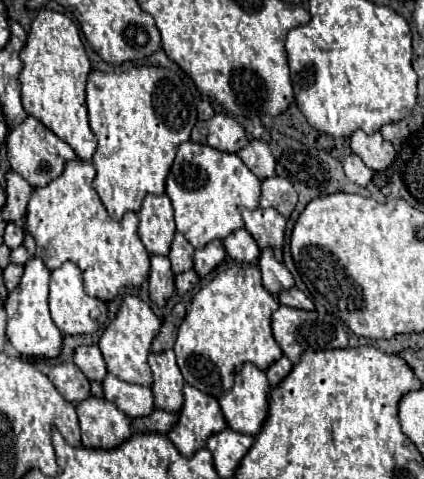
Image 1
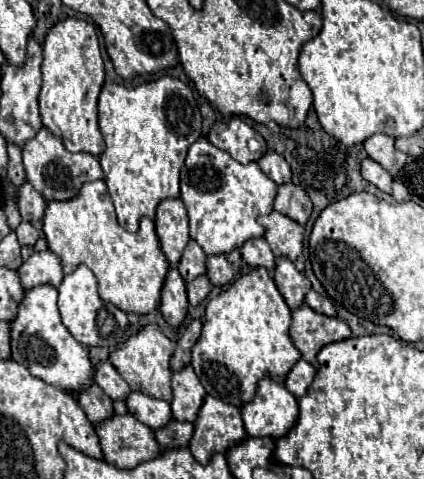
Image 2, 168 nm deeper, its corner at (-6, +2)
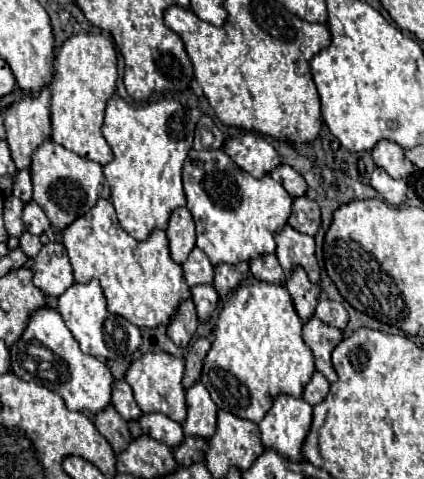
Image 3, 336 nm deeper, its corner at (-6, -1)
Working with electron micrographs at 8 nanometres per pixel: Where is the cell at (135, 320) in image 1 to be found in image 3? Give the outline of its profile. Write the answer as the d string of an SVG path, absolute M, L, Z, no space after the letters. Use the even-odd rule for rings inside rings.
M158 351L158 353L144 353L140 359L136 359L128 367L124 379L130 383L134 399L144 413L164 413L180 423L184 421L186 413L182 375L184 375L184 361L166 351Z

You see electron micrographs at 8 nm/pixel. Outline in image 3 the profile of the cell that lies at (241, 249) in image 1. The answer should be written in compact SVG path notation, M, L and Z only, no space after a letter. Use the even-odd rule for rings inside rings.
M264 253L264 255L254 257L250 261L250 273L256 279L268 281L268 283L284 283L286 281L286 275L274 253Z

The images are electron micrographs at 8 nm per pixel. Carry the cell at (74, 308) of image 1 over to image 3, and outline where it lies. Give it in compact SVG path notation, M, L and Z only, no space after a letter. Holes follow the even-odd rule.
M92 279L84 285L74 283L72 287L68 287L58 297L56 309L60 311L64 323L70 329L70 333L74 335L74 339L80 343L80 349L88 355L94 355L100 359L128 359L128 357L132 357L132 353L138 349L138 345L142 341L140 329L136 325L132 325L130 321L126 321L120 315L112 315L106 309L106 299L104 299L104 293L96 279ZM126 341L128 341L128 351L126 351Z

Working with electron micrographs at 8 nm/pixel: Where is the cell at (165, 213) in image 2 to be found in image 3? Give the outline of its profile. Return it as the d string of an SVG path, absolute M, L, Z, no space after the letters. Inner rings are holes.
M178 207L172 211L168 227L166 227L168 243L170 243L170 255L176 263L184 263L188 253L196 247L196 233L192 215L186 207Z

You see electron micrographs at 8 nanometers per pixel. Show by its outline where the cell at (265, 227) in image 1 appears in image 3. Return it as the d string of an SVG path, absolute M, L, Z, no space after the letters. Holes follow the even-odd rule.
M284 225L276 235L276 255L286 273L290 273L296 265L304 267L314 283L318 283L318 261L314 255L316 243L314 237L304 235L290 225Z

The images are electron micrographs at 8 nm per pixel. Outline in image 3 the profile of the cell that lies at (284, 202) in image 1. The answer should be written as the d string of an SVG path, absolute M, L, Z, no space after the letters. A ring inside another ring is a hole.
M306 195L294 197L292 201L294 203L292 203L292 213L288 217L288 225L300 233L316 235L316 231L320 227L320 209L318 209L316 201L308 199Z

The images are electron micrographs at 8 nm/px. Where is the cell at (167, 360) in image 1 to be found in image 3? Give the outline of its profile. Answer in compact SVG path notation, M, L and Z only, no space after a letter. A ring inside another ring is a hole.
M196 381L186 389L186 419L182 421L182 429L186 435L212 437L216 431L216 411L218 407L210 399L206 387Z

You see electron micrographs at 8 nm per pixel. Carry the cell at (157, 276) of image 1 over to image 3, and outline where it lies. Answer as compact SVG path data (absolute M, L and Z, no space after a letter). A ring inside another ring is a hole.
M186 299L178 305L174 317L168 323L168 337L178 345L178 347L188 347L194 331L198 327L198 317L192 299Z

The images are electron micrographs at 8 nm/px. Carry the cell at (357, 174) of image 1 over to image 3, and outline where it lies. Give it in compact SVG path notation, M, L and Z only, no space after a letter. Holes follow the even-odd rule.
M376 167L370 175L370 185L392 205L400 205L406 199L406 181L392 179L384 169Z

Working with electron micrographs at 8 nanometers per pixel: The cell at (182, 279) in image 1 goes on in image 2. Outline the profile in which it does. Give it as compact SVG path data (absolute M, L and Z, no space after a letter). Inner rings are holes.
M198 276L196 280L192 280L192 282L188 282L186 284L186 288L188 288L188 298L190 298L190 304L192 306L198 306L210 292L212 292L212 282L206 278L206 276Z

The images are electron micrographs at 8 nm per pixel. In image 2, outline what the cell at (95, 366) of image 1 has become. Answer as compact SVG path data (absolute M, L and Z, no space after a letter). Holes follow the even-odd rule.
M106 360L96 368L96 384L112 398L112 400L126 400L132 392L130 386L124 382L120 372Z

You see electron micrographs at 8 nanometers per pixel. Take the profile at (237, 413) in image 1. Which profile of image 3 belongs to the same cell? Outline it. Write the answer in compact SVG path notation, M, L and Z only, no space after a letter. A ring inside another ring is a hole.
M278 395L264 419L258 421L262 445L268 449L280 449L280 453L284 453L284 457L292 457L292 461L302 461L300 449L310 423L312 407L304 399Z

